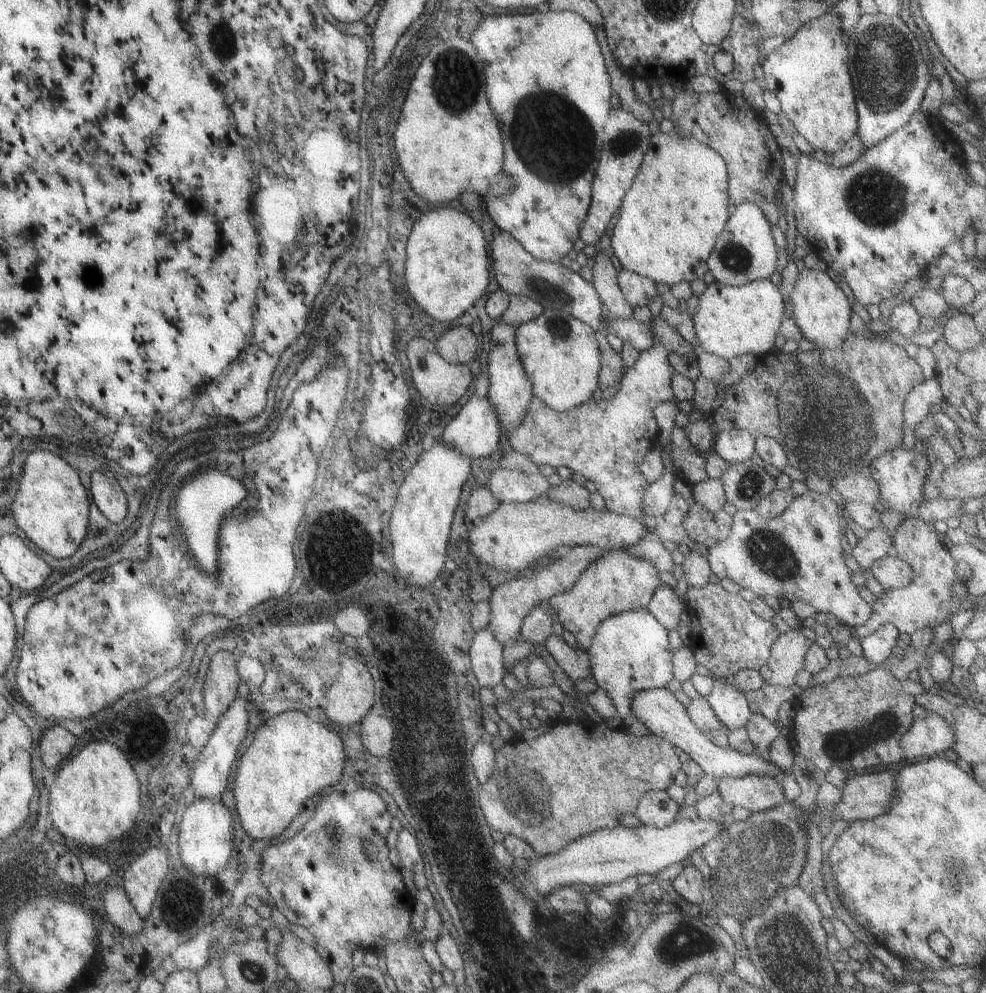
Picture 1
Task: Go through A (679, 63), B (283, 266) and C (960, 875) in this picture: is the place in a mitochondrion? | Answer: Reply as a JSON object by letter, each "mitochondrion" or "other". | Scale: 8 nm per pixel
{"A":"other","B":"other","C":"mitochondrion"}

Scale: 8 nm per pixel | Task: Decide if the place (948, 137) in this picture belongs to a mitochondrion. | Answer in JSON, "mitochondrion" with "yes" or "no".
{"mitochondrion":"no"}

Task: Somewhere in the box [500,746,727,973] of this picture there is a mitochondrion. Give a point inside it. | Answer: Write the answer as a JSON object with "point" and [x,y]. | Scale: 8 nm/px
{"point":[677,948]}

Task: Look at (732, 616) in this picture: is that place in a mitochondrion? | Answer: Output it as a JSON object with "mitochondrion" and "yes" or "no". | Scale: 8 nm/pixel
{"mitochondrion":"yes"}

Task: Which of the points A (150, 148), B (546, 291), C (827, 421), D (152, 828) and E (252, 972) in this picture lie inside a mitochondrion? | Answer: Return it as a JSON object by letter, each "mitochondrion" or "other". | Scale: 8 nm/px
{"A":"other","B":"mitochondrion","C":"mitochondrion","D":"other","E":"mitochondrion"}

